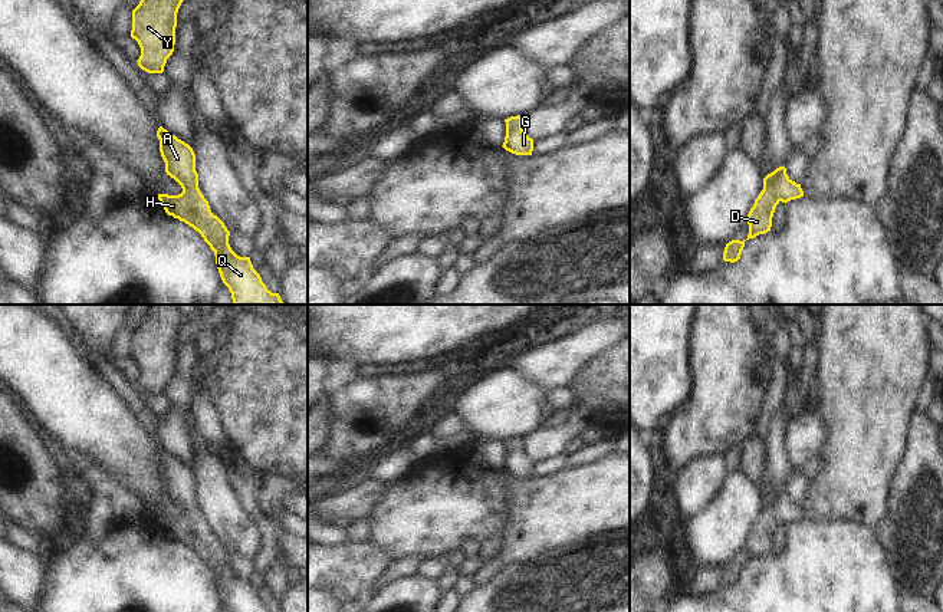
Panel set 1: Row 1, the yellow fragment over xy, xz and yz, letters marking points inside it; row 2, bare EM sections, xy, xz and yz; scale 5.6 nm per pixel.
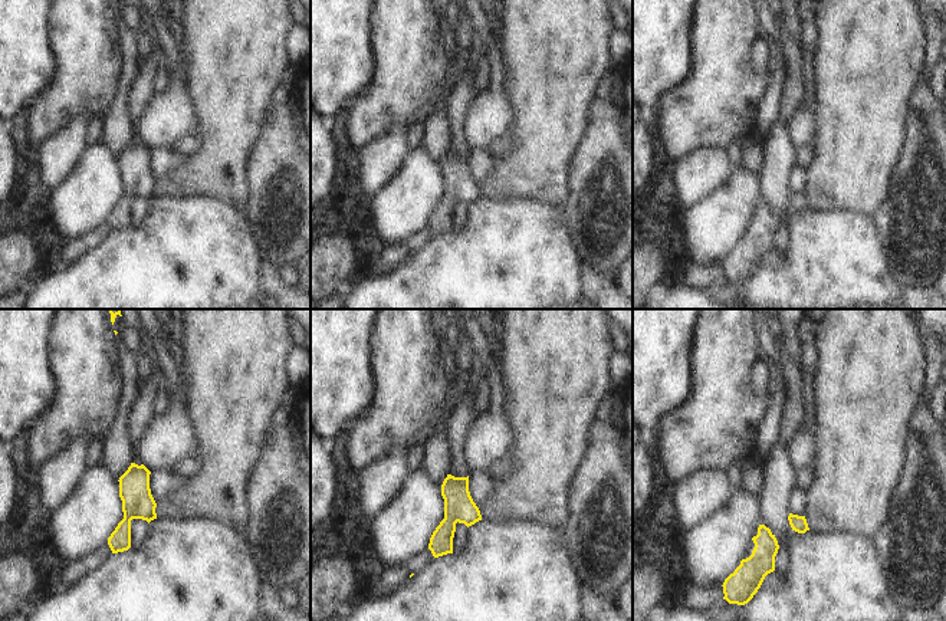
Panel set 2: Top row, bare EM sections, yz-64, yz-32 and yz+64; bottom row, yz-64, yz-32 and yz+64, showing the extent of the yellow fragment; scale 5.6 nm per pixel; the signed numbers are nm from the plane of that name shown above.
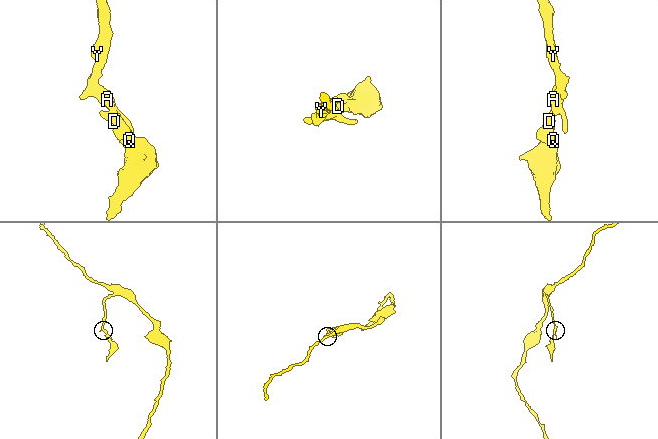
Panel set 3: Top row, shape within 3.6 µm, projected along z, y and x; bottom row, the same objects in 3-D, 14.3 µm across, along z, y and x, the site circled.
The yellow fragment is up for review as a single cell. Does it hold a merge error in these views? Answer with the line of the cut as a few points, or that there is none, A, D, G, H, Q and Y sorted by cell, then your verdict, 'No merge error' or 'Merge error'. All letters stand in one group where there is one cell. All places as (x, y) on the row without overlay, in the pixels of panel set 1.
No split. Groups: A D G H Q Y. No merge error

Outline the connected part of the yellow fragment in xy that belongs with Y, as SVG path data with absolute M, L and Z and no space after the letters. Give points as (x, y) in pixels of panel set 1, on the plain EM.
M150 305L145 317L132 332L131 359L141 369L138 388L148 395L162 395L174 374L177 335L184 322L178 305Z

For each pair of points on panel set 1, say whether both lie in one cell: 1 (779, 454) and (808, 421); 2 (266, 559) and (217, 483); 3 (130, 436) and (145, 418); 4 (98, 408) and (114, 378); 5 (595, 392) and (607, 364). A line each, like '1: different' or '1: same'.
1: different
2: different
3: different
4: different
5: same

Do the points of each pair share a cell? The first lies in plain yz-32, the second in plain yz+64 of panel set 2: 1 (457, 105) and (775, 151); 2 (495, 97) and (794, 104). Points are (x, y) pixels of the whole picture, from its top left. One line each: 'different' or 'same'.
1: same
2: different

